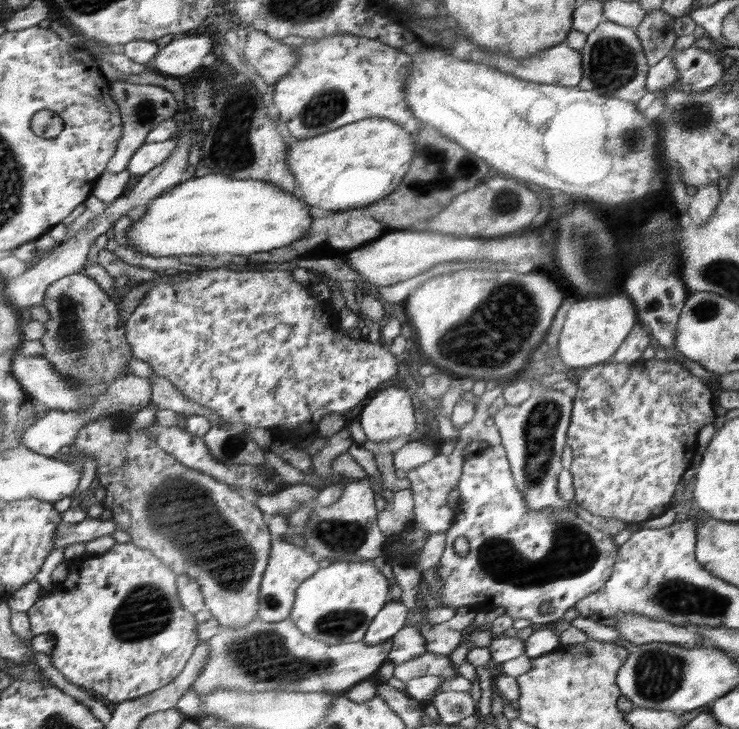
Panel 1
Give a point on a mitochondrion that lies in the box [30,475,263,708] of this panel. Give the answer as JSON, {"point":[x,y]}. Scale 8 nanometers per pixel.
{"point":[145,611]}

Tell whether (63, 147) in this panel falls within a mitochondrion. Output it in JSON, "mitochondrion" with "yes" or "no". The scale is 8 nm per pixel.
{"mitochondrion":"no"}

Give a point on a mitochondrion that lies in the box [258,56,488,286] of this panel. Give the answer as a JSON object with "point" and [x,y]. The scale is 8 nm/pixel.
{"point":[451,172]}

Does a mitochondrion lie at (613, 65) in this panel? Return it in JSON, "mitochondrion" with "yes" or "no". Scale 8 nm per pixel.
{"mitochondrion":"yes"}

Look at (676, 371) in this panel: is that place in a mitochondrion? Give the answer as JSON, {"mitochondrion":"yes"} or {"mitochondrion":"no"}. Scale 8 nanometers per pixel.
{"mitochondrion":"no"}

